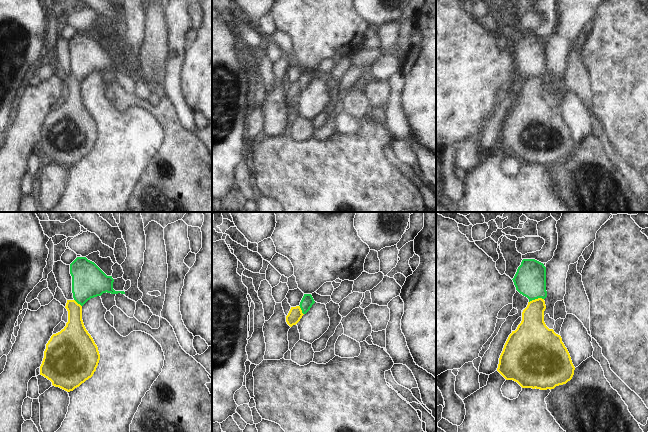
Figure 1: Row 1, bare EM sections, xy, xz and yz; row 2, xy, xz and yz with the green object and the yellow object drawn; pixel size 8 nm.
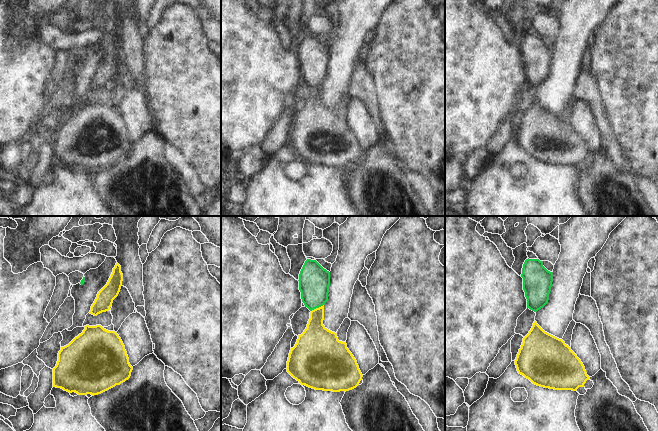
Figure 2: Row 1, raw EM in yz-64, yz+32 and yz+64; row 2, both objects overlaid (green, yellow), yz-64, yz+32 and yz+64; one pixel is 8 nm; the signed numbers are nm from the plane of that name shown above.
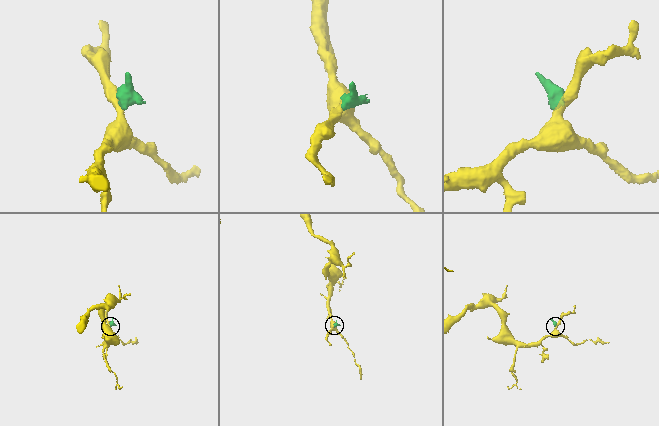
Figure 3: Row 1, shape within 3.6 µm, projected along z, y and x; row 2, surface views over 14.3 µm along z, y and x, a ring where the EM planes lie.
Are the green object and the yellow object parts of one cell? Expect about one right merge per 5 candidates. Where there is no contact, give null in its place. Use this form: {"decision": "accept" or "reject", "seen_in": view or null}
{"decision": "reject", "seen_in": "yz"}

